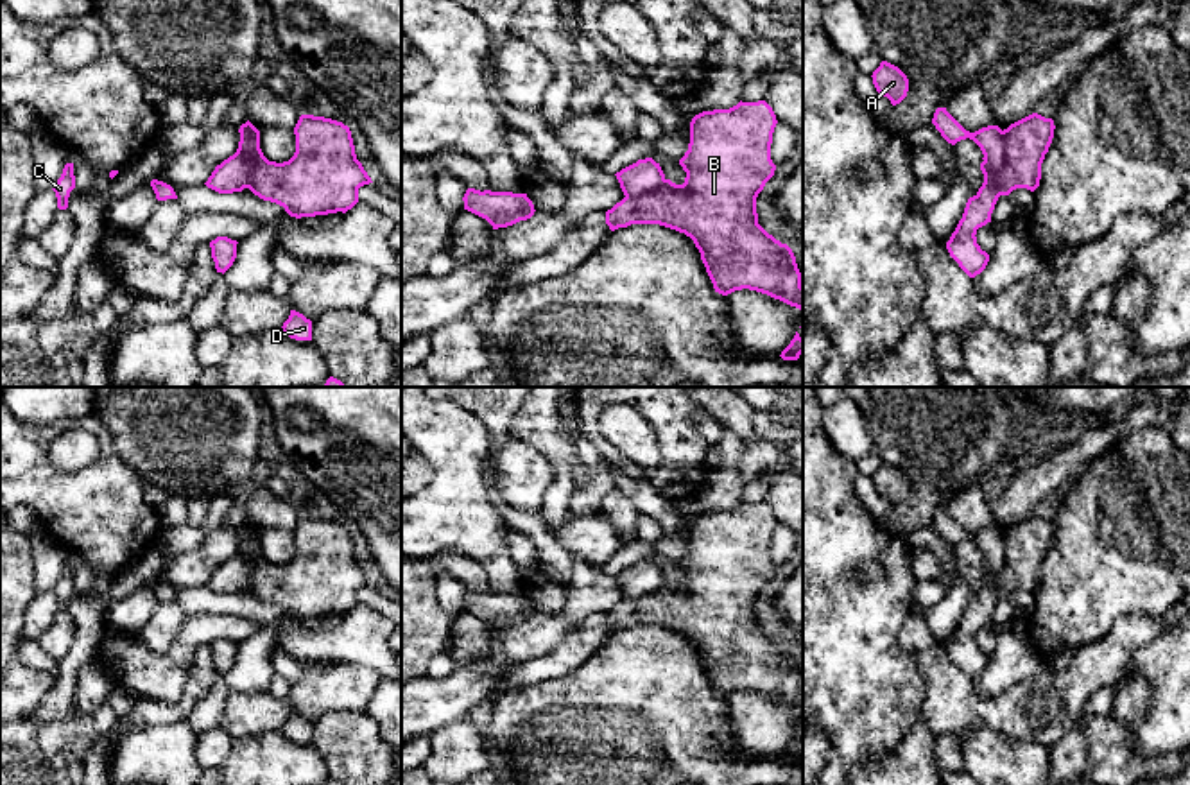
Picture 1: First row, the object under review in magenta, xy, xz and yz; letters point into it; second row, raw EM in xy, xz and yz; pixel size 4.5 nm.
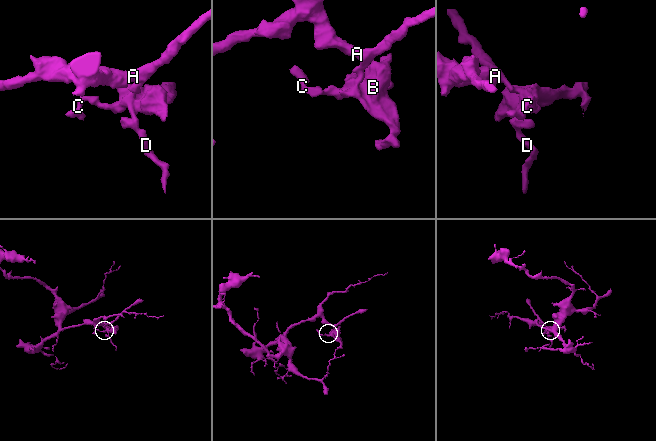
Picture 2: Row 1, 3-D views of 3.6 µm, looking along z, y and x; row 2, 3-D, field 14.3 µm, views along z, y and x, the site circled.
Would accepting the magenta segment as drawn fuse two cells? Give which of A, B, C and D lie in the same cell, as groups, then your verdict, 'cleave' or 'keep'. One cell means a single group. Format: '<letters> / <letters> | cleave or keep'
A C D / B | cleave

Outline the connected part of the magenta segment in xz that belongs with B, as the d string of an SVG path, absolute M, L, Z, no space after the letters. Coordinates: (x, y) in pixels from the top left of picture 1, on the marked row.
M765 100L738 102L729 109L713 109L695 115L690 122L690 143L679 165L686 172L685 183L670 179L642 195L624 197L606 211L606 224L611 231L631 224L660 224L690 237L701 253L701 260L713 283L715 292L728 296L749 289L780 299L803 310L803 285L796 256L787 244L781 244L758 224L756 197L774 176L776 165L771 160L772 133L778 120Z

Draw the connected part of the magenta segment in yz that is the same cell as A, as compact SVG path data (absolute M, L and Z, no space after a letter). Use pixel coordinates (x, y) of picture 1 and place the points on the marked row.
M882 61L871 77L876 91L887 97L892 106L907 97L909 79L898 66Z

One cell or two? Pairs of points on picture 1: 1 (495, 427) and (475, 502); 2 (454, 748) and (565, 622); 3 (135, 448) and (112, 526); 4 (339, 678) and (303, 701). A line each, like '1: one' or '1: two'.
1: two
2: two
3: two
4: one

